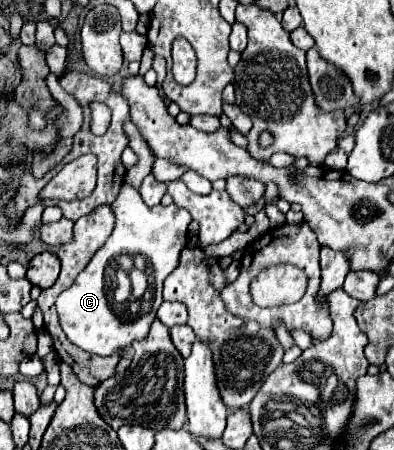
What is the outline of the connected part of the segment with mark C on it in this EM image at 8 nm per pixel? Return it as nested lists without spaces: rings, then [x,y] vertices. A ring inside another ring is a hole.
[[[124,183],[120,187],[120,193],[116,201],[110,205],[116,223],[112,229],[112,235],[108,241],[96,251],[88,267],[82,271],[82,275],[76,277],[76,281],[58,295],[56,299],[56,311],[60,317],[60,325],[66,333],[66,337],[80,349],[92,351],[94,355],[108,357],[118,349],[126,349],[136,339],[144,339],[148,335],[148,329],[152,321],[156,319],[156,311],[162,305],[162,285],[164,279],[178,267],[180,251],[186,247],[188,239],[188,225],[192,221],[190,213],[186,209],[176,207],[174,203],[164,207],[148,207],[140,193]],[[120,255],[144,255],[148,265],[154,273],[154,287],[144,293],[144,297],[136,303],[140,303],[140,309],[118,309],[114,307],[114,289],[118,287],[116,271],[118,271],[118,257]]]

